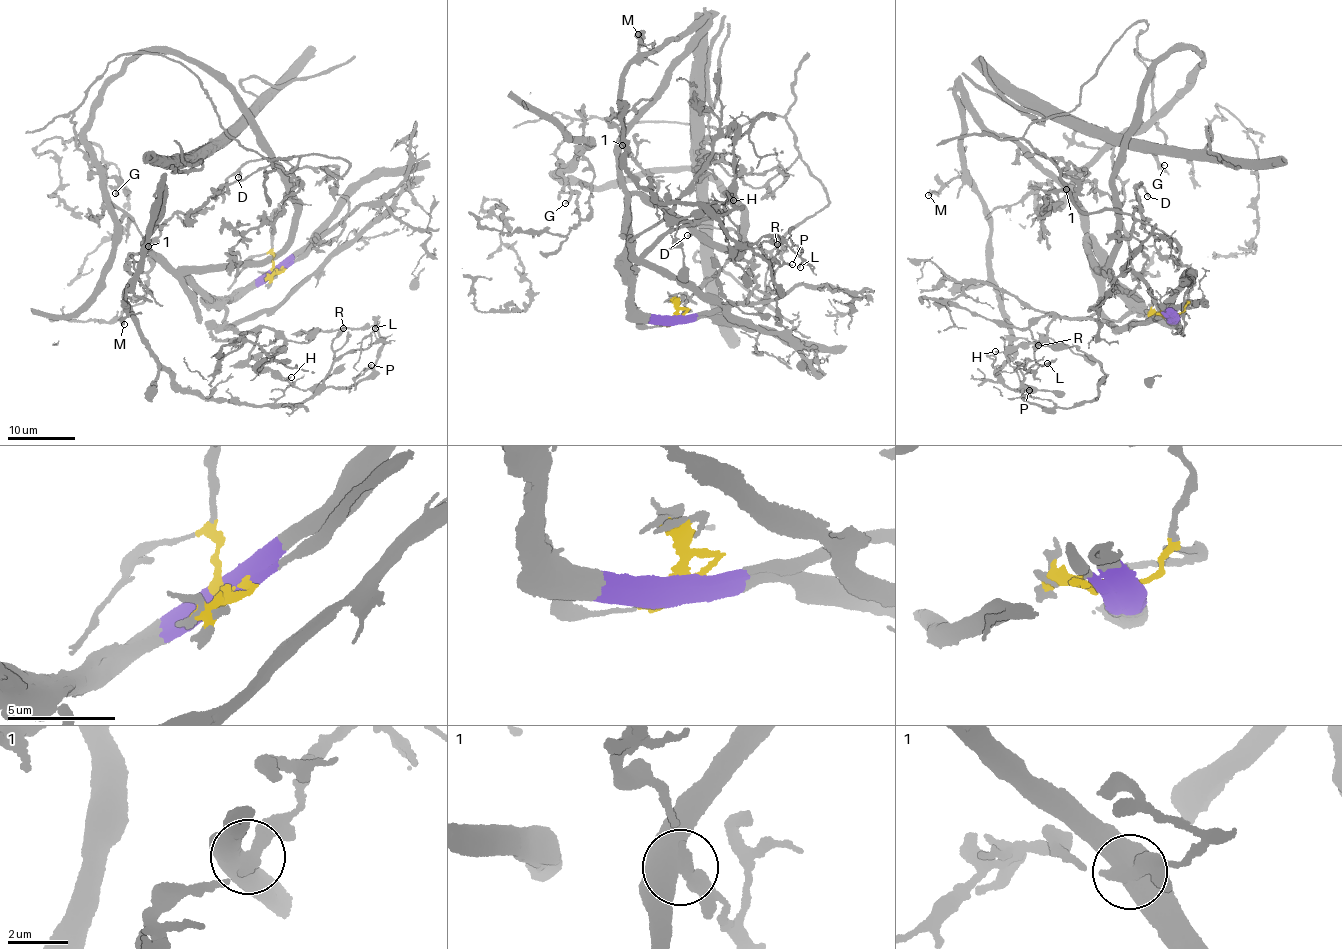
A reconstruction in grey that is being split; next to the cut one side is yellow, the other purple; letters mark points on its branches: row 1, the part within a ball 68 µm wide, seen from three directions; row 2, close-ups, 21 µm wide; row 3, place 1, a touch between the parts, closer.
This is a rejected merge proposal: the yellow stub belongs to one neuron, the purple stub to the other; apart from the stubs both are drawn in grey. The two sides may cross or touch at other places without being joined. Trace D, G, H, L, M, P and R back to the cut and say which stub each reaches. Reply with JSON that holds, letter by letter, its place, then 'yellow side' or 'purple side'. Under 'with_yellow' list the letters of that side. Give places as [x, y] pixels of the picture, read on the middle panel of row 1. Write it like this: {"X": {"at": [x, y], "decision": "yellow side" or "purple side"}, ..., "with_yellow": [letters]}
{"D": {"at": [687, 235], "decision": "yellow side"}, "G": {"at": [565, 203], "decision": "yellow side"}, "H": {"at": [733, 200], "decision": "purple side"}, "L": {"at": [800, 267], "decision": "purple side"}, "M": {"at": [638, 34], "decision": "purple side"}, "P": {"at": [792, 264], "decision": "purple side"}, "R": {"at": [777, 244], "decision": "purple side"}, "with_yellow": ["D", "G"]}

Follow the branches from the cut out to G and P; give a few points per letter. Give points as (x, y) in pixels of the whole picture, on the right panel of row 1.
G: (1172, 315), (1194, 277), (1142, 213), (1079, 210), (1023, 137), (1143, 19), (1164, 164)
P: (1172, 315), (1056, 319), (1040, 339), (1006, 355), (1027, 402), (1054, 406), (1029, 389)

